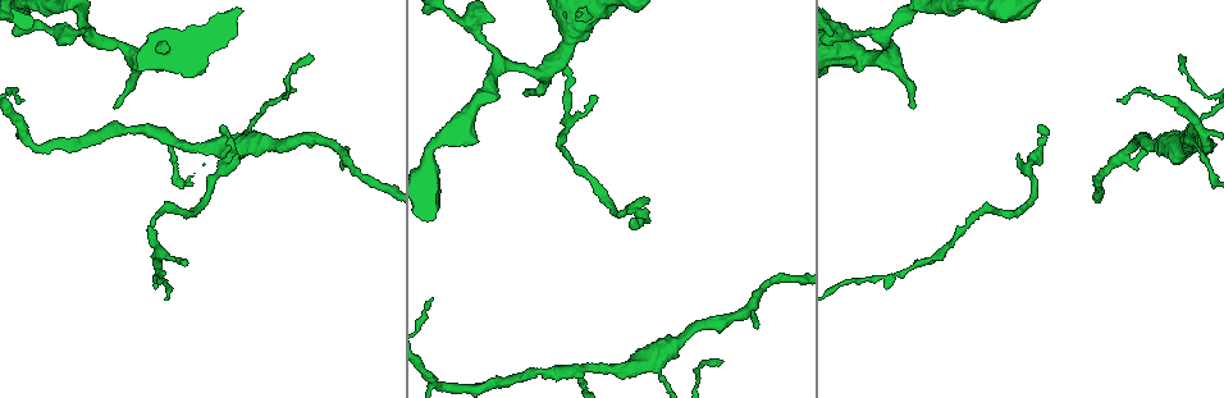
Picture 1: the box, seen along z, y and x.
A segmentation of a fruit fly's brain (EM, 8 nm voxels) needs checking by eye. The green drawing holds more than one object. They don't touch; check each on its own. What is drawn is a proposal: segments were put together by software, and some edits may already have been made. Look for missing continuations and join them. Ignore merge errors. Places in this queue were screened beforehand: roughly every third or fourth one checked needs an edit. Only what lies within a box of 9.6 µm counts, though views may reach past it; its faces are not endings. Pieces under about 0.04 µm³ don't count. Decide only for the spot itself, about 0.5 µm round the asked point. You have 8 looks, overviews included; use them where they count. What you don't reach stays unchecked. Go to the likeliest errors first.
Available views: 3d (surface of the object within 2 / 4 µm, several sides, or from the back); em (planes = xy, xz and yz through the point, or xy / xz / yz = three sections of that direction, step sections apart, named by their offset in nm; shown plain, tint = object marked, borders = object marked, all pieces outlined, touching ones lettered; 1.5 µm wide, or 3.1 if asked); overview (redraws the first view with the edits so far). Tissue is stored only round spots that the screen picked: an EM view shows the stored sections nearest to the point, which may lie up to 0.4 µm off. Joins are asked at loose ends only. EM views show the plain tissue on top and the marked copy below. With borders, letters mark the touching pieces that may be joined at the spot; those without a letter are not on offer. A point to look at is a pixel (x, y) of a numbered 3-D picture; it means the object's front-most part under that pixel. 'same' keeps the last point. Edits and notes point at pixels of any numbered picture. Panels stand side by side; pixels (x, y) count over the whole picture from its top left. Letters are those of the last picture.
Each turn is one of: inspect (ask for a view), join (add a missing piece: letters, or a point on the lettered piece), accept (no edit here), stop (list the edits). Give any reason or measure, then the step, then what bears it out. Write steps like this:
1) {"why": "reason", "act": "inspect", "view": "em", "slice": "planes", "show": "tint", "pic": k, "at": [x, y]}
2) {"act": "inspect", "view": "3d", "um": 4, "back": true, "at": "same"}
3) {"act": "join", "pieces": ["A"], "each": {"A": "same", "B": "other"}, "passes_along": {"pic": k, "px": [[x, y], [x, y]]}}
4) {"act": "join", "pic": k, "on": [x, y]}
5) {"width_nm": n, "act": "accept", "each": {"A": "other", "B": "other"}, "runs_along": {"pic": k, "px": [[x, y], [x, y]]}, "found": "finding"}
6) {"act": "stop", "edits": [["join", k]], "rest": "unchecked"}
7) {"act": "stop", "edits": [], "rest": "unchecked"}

{"why": "free end", "act": "inspect", "view": "em", "slice": "planes", "show": "tint", "pic": 1, "at": [595, 96]}

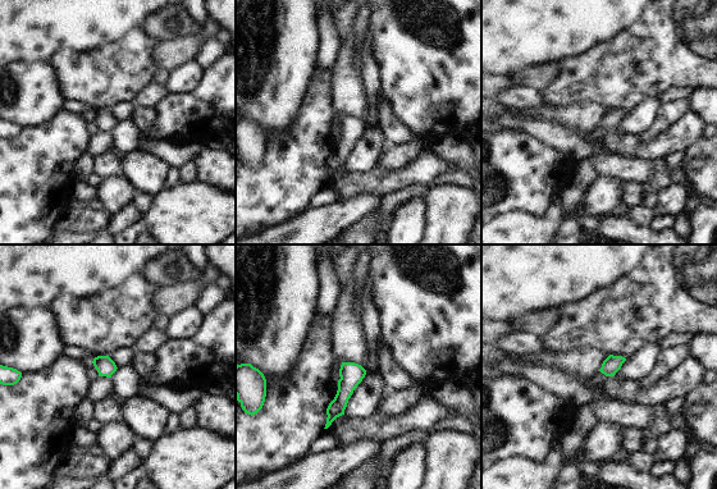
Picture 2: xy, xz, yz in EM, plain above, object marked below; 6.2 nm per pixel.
{"act": "inspect", "view": "em", "slice": "planes", "show": "borders", "at": "same"}

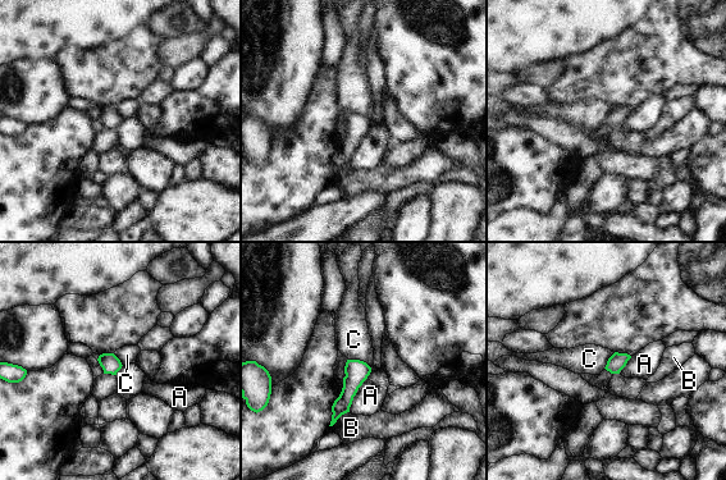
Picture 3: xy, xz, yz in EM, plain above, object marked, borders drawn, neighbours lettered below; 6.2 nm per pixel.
{"longest_contact_nm": ["A", 300], "act": "accept", "each": {"A": "other", "B": "other", "C": "other"}, "border": {"pic": 3, "px": [[348, 359], [362, 360], [371, 370]]}, "found": "no lettered piece goes on from it"}

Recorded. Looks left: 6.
{"why": "free end", "act": "inspect", "view": "em", "slice": "xz", "step": 8, "show": "tint", "pic": 1, "at": [81, 34]}

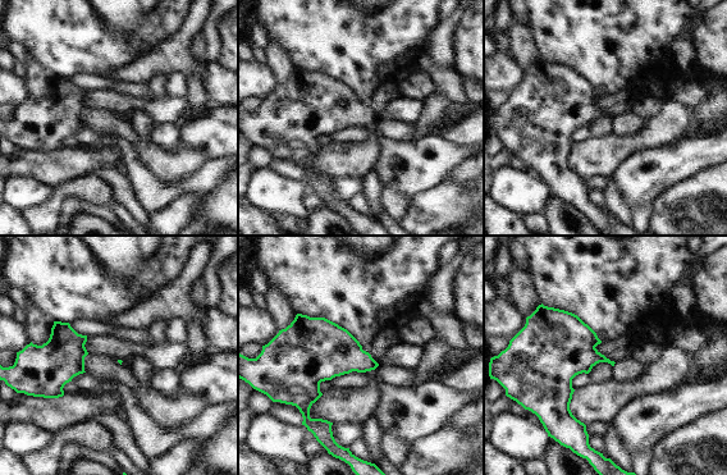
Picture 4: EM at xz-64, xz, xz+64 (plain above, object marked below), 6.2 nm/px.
{"why": "see the neighbours", "act": "inspect", "view": "em", "slice": "xz", "step": 8, "show": "borders", "at": "same"}

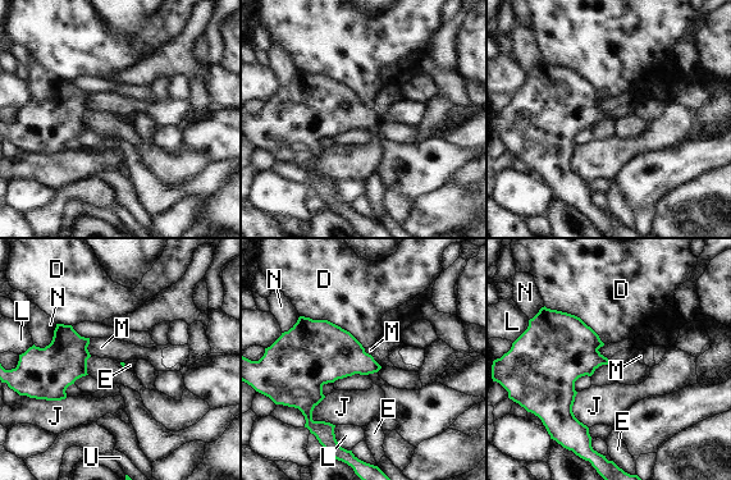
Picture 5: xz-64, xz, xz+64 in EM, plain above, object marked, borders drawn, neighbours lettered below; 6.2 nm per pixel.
{"act": "accept", "each": {"D": "other", "E": "other", "J": "other", "L": "other", "M": "other", "N": "other", "U": "other"}, "border": {"pic": 5, "px": [[88, 339], [87, 348], [91, 355]]}, "found": "none of them fits"}

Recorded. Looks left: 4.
{"why": "an open end", "act": "inspect", "view": "em", "slice": "planes", "show": "borders", "pic": 1, "at": [722, 360]}

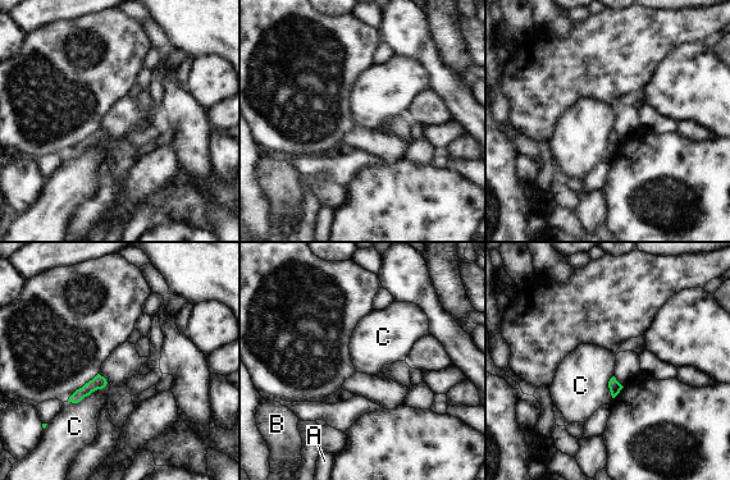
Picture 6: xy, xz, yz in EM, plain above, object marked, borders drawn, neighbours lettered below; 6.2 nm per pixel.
{"act": "accept", "each": {"A": "other", "B": "other", "C": "other"}, "border": {"pic": 6, "px": [[106, 379], [80, 401], [67, 401]]}, "found": "none of them fits"}

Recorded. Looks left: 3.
{"act": "stop", "edits": [], "rest": "unchecked"}

